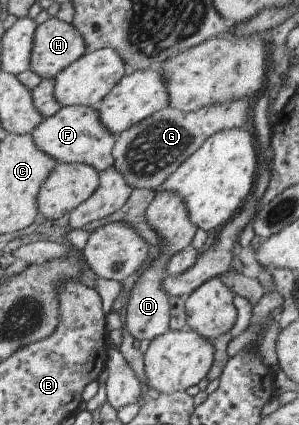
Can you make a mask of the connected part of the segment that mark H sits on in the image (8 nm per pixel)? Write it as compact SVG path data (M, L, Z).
M50 17L34 32L29 69L44 80L53 79L85 53L84 38L72 23Z

